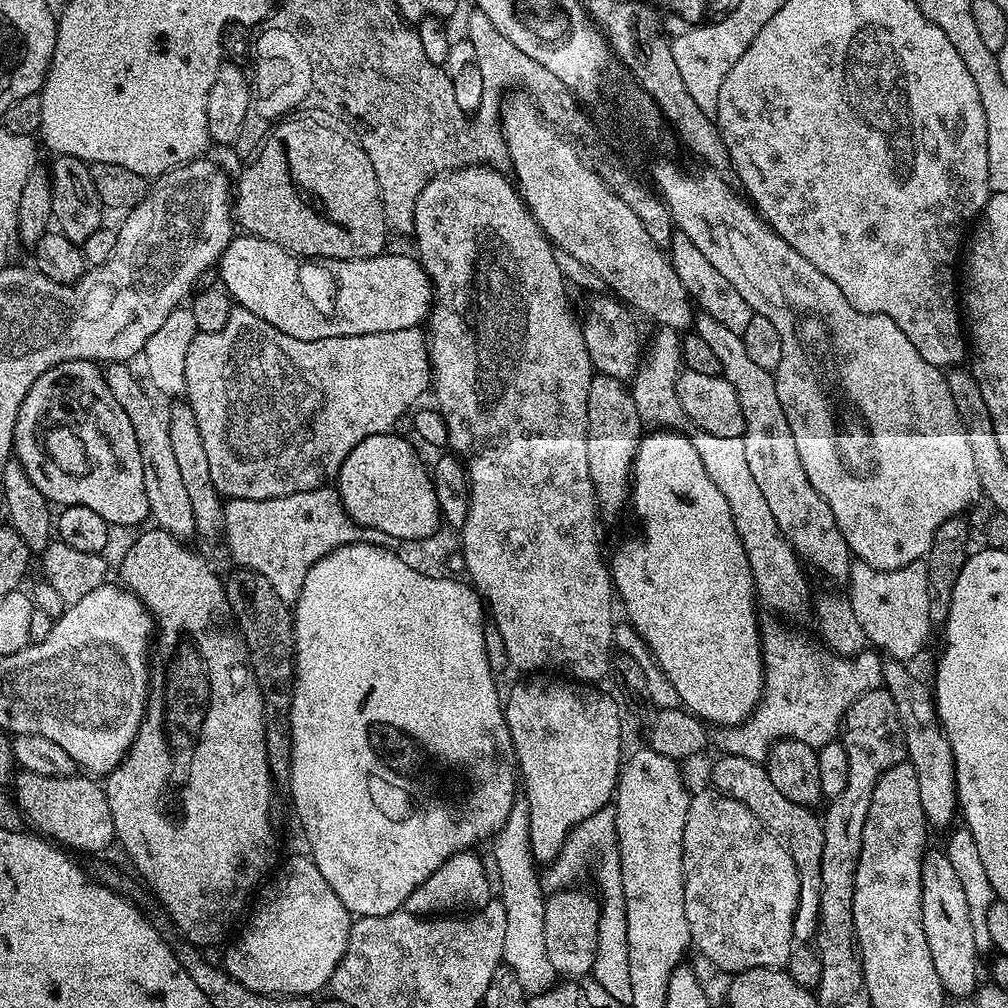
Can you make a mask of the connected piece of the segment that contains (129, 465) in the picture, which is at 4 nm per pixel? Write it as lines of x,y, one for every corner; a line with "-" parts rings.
75,360
46,370
46,374
42,374
38,382
26,390
26,398
22,398
12,442
15,459
20,461
30,482
53,505
90,506
90,510
94,510
94,514
102,514
110,526
121,524
128,528
131,524
140,524
144,519
149,519
146,486
142,483
142,454
138,454
134,426
130,426
126,410
118,406
110,386
106,386
99,363

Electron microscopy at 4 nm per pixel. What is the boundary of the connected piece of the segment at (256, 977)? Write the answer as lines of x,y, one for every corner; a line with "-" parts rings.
307,855
292,856
278,868
276,877
263,885
264,897
257,902
244,933
225,950
222,967
242,982
242,986
255,992
271,996
312,996
329,987
335,968
343,961
354,917
342,906
342,898
330,890
326,878
322,878
322,870

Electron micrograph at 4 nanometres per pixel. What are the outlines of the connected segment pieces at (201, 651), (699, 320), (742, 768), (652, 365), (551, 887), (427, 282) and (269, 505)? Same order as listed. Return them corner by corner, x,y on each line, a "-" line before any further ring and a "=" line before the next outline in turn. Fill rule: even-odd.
152,526
128,548
124,561
120,564
119,583
133,592
144,607
148,609
156,625
154,628
154,651
150,656
150,683
148,685
148,703
144,706
144,721
140,723
138,734
124,755
124,761
108,773
102,787
106,802
110,802
110,818
114,818
114,830
118,844
124,847
126,855
132,859
134,867
149,886
156,891
158,899
164,903
170,919
176,923
187,943
197,946
216,944
228,932
228,927
236,920
236,915
244,908
248,895
256,883
265,879
264,871
273,867
272,859
276,856
276,832
272,829
272,792
274,781
268,765
266,754
266,734
264,733
264,703
258,682
254,678
252,665
248,663
248,651
244,637
232,618
232,607
226,598
225,581
216,577
216,572
200,556
195,556
185,541
170,535
166,530
-
176,804
180,812
175,812
=
697,311
694,331
710,345
710,351
722,365
720,375
726,378
726,382
730,382
730,386
734,386
738,394
738,406
742,406
744,419
742,439
746,446
746,462
754,482
758,482
762,495
770,505
770,511
774,513
778,530
782,530
788,545
805,565
813,564
828,580
847,581
854,557
848,550
846,538
842,538
842,530
838,530
838,522
834,522
834,510
826,506
818,490
810,486
806,470
802,470
798,446
794,446
794,434
790,434
790,422
786,422
782,402
778,402
775,375
757,366
747,354
743,335
734,330
726,330
718,318
710,318
710,314
=
727,754
717,755
713,762
710,784
715,791
724,792
738,802
742,802
742,806
749,808
774,835
780,837
790,858
794,858
800,889
798,890
798,906
794,914
792,939
796,942
811,941
816,935
816,927
820,921
822,838
824,837
824,825
821,817
817,813
815,816
812,813
815,811
811,807
798,802
790,802
790,798
786,798
786,794
781,794
775,788
774,782
770,782
767,767
759,760
=
657,327
652,341
647,341
646,351
640,361
640,369
630,381
630,391
634,398
634,406
638,406
638,418
641,425
652,430
675,430
685,434
693,431
694,425
688,419
686,410
678,402
676,379
682,371
680,359
681,333
674,328
=
607,804
601,807
590,818
586,818
580,824
580,830
574,834
576,840
568,848
560,848
558,865
560,874
552,872
541,875
542,889
551,894
561,891
576,881
591,865
598,884
600,897
600,912
598,922
598,950
595,954
595,966
592,978
615,1001
630,1006
633,1002
630,983
629,943
626,939
626,904
622,887
621,856
617,842
617,824
615,805
=
251,234
233,235
232,241
226,246
226,250
218,261
219,283
225,292
232,297
239,307
250,310
250,314
258,314
266,322
270,322
282,334
290,334
290,338
302,338
303,340
321,340
322,338
346,338
347,336
361,336
362,334
382,334
390,330
406,330
423,325
427,321
428,313
432,311
434,303
434,289
432,279
426,274
426,270
420,264
415,255
403,256
400,252
385,250
379,256
370,258
354,258
353,260
326,260
323,258
301,258
291,252
287,252
282,246
278,246
269,240
262,240
259,236
=
321,486
309,492
269,500
228,500
224,506
224,532
237,565
253,568
274,586
274,594
289,606
295,605
314,562
343,544
373,539
373,529
363,528
348,517
335,487

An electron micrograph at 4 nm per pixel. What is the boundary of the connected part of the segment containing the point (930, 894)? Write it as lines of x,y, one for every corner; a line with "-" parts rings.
925,851
922,862
922,926
926,930
926,942
930,946
930,958
934,958
934,970
942,982
945,993
952,998
968,998
977,991
974,926
970,922
970,906
966,906
966,890
958,882
954,862
947,851

